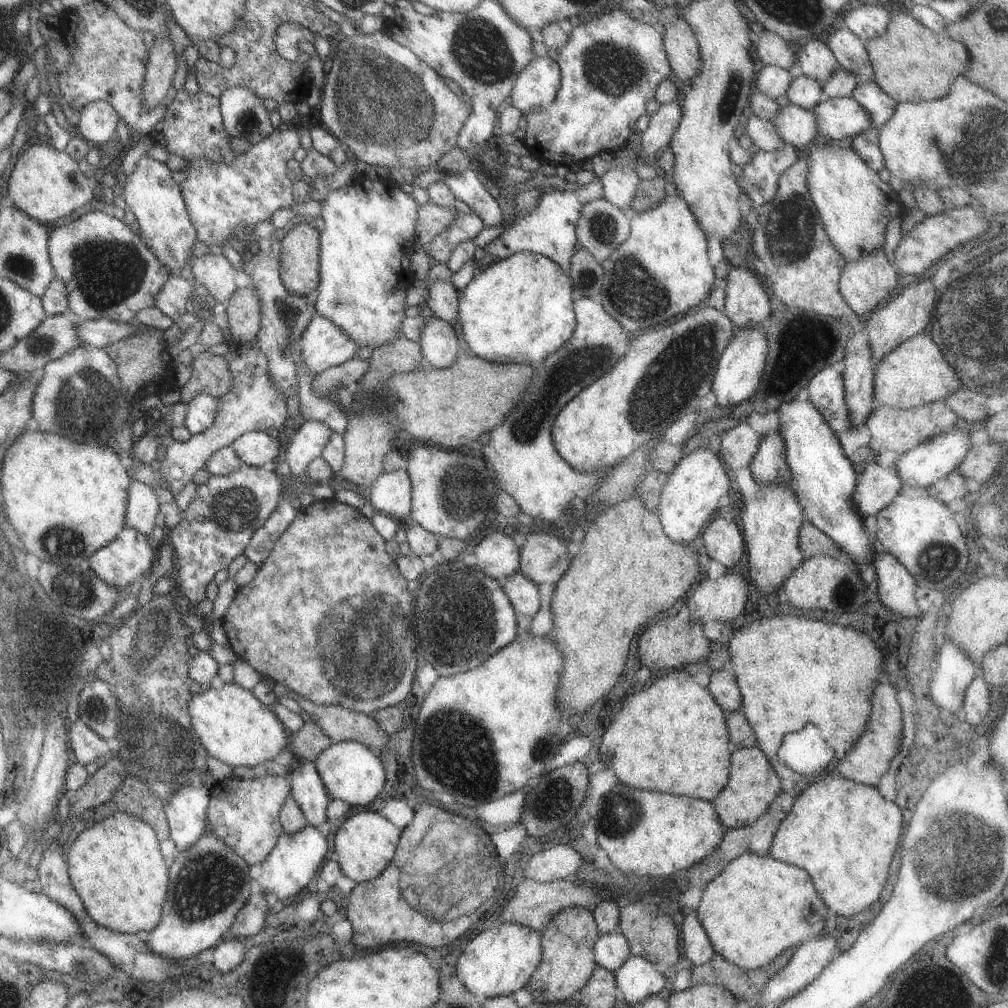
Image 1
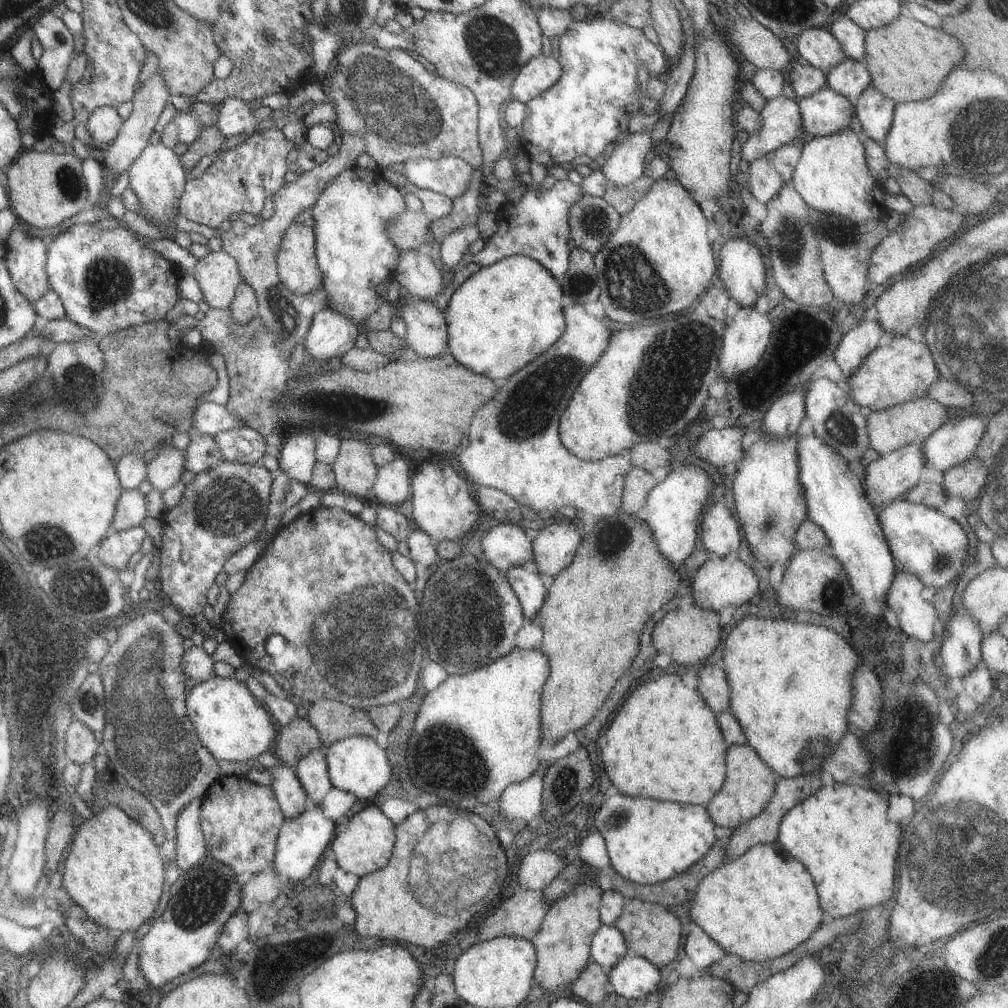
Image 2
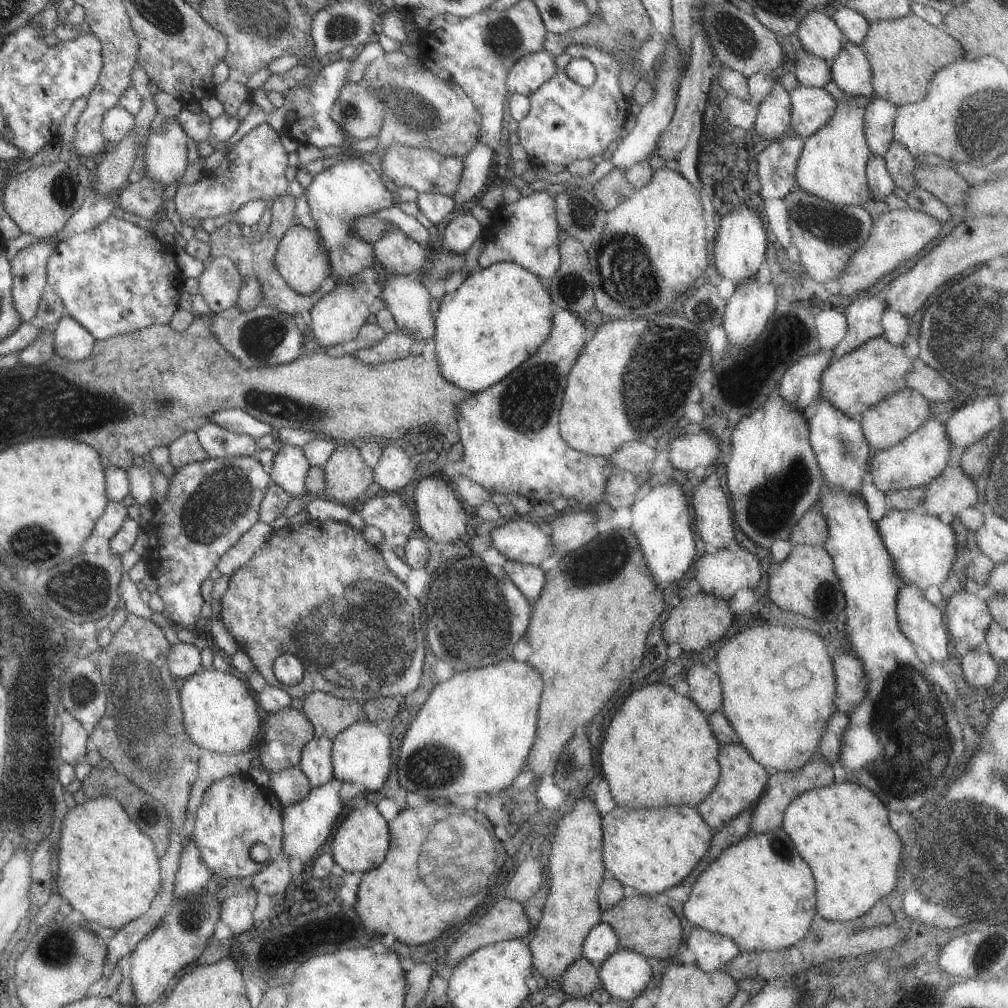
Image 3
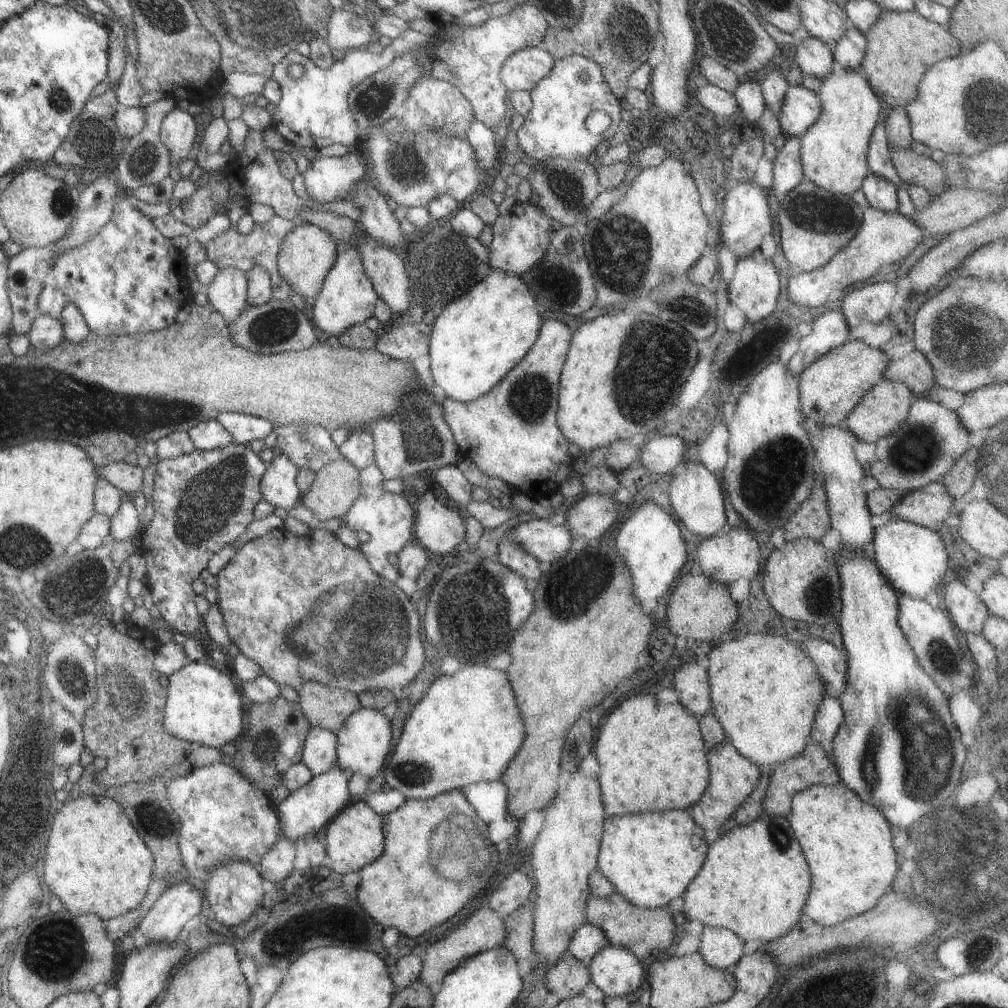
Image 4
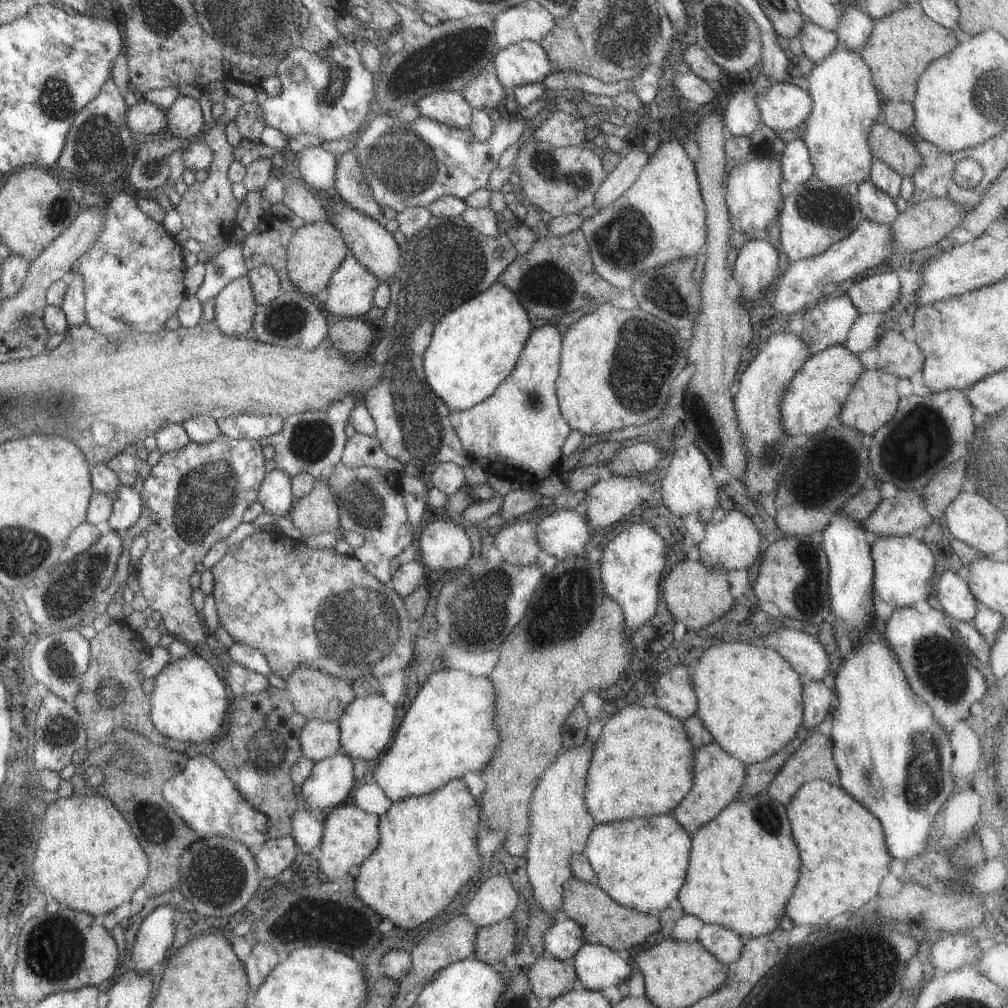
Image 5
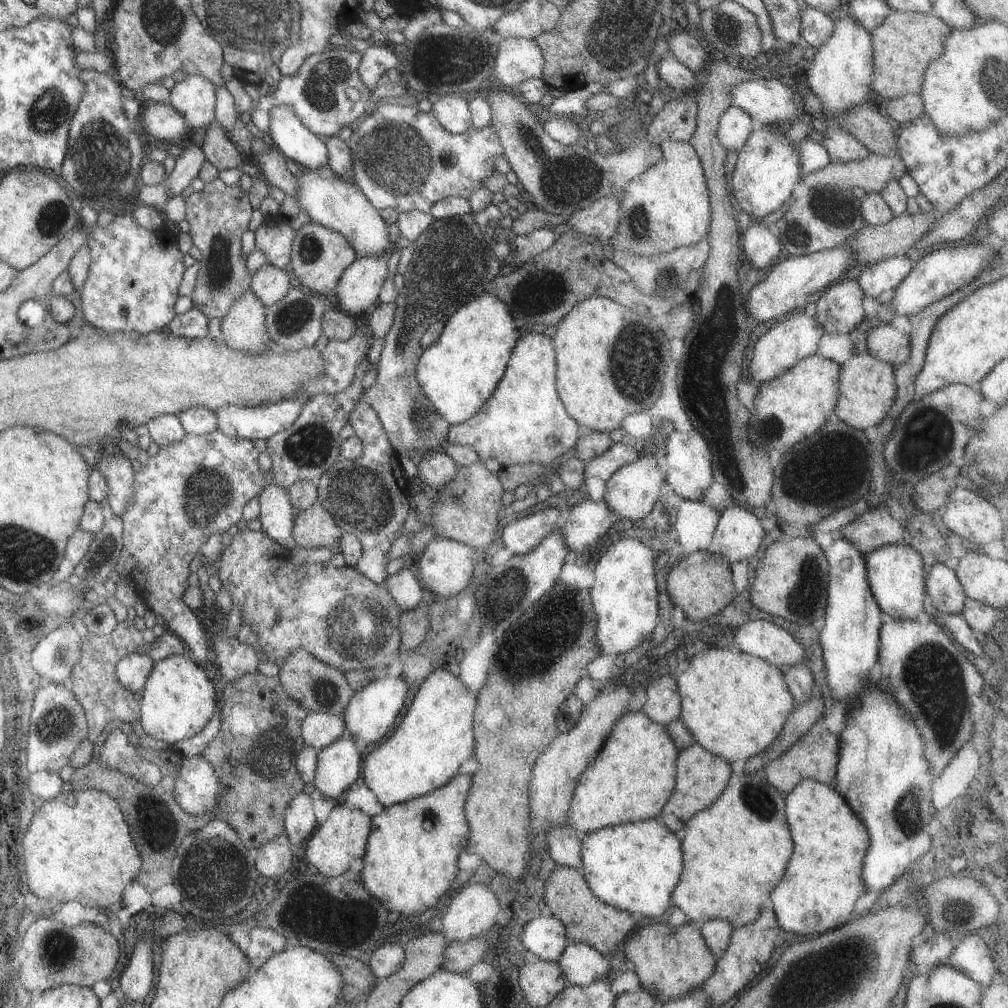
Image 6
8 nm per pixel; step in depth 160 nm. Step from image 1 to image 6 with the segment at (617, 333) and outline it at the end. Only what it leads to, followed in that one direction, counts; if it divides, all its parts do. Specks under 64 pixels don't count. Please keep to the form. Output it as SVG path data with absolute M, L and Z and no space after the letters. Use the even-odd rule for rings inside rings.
M523 330L521 337L512 348L503 376L491 396L474 415L448 428L447 442L471 446L477 455L476 460L483 464L487 458L493 458L501 467L523 463L549 465L570 446L574 446L578 427L578 424L565 412L557 396L555 375L556 364L551 339L544 333Z

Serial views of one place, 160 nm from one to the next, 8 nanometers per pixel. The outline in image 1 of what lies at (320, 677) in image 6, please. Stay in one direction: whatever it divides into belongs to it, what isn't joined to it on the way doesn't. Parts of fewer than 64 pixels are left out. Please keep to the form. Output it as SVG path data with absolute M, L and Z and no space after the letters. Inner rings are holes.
M297 698L297 704L333 743L355 741L381 751L389 738L369 715L339 705L316 705L303 698Z

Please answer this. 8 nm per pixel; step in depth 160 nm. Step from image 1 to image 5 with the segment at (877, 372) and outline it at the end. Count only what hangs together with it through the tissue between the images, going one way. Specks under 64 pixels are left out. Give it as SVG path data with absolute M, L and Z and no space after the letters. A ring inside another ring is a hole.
M833 345L808 355L780 398L780 423L785 434L792 438L797 434L817 435L826 430L831 418L839 414L847 393L863 369L857 355L843 345Z

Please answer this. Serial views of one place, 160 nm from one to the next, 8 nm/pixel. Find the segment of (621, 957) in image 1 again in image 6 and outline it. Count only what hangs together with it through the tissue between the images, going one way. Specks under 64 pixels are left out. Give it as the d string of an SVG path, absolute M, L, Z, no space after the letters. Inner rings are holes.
M551 914L532 918L523 926L520 941L539 960L556 962L569 944L564 933L564 924Z

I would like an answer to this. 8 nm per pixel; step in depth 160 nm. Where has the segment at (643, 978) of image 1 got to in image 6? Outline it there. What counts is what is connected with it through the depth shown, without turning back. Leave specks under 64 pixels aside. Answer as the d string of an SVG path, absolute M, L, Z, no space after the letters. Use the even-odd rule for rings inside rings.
M569 942L556 963L565 980L580 987L605 979L609 974L609 962L600 952L583 943Z

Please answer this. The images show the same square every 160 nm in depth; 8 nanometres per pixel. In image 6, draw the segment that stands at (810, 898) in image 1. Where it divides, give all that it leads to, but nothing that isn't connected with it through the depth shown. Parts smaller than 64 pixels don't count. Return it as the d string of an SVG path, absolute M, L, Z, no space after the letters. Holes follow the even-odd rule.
M736 760L730 764L732 768L729 780L723 792L717 797L715 802L712 802L707 808L702 811L696 812L685 824L681 830L675 834L680 840L682 850L682 871L671 892L671 904L674 907L679 908L685 915L687 922L692 924L701 924L711 919L721 919L727 921L729 924L737 929L740 926L752 923L757 916L759 916L760 910L765 906L769 900L770 892L780 882L784 876L786 870L786 864L792 855L792 838L790 836L790 830L784 815L784 796L780 792L777 792L773 785L767 784L764 779L764 774L761 769L752 773L745 773L743 771L744 761Z

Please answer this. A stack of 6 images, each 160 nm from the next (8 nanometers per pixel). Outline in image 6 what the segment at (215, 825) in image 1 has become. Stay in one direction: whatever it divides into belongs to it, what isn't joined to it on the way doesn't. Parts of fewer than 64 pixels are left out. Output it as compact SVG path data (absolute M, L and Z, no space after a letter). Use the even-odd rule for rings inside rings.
M200 754L181 758L179 772L177 772L177 777L174 780L172 791L174 801L183 812L192 815L210 813L212 815L211 820L219 819L215 814L218 794L221 791L218 776L214 773L212 766Z

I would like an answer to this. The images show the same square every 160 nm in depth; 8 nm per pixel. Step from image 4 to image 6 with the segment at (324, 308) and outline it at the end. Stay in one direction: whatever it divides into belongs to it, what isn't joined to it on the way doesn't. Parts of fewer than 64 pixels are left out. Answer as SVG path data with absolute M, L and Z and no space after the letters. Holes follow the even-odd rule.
M387 254L356 258L338 278L334 288L334 306L350 316L357 316L375 304L381 285L388 275L386 260Z

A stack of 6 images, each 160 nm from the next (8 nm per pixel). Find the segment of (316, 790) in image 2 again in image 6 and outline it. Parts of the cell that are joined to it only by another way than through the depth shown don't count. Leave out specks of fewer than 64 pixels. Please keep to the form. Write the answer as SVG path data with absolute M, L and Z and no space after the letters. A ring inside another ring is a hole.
M308 711L300 724L300 735L305 747L319 752L343 733L341 715Z

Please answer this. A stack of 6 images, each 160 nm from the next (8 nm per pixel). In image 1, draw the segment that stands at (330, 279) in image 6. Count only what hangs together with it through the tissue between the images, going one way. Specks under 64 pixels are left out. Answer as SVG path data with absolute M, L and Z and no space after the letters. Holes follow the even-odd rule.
M300 223L279 239L278 275L289 294L303 297L317 288L318 234L309 223Z

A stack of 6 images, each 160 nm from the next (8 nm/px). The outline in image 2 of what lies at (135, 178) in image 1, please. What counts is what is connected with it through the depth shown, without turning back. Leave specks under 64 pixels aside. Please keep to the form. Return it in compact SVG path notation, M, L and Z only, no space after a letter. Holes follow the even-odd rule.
M161 143L146 144L137 158L126 168L125 174L128 186L137 197L137 212L135 220L143 226L151 222L160 231L165 231L165 237L173 240L178 230L174 225L177 212L177 201L187 180L186 171L179 162L179 155Z

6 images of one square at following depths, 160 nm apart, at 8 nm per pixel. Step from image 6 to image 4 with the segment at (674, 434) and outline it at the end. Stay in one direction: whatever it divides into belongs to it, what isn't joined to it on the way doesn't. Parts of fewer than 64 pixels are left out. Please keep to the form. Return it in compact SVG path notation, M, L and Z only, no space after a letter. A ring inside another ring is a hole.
M685 460L687 468L683 474L671 475L666 501L671 504L673 514L677 520L696 536L701 535L703 539L719 533L721 527L726 523L725 512L723 511L723 496L719 482L712 472L709 472L697 461Z

